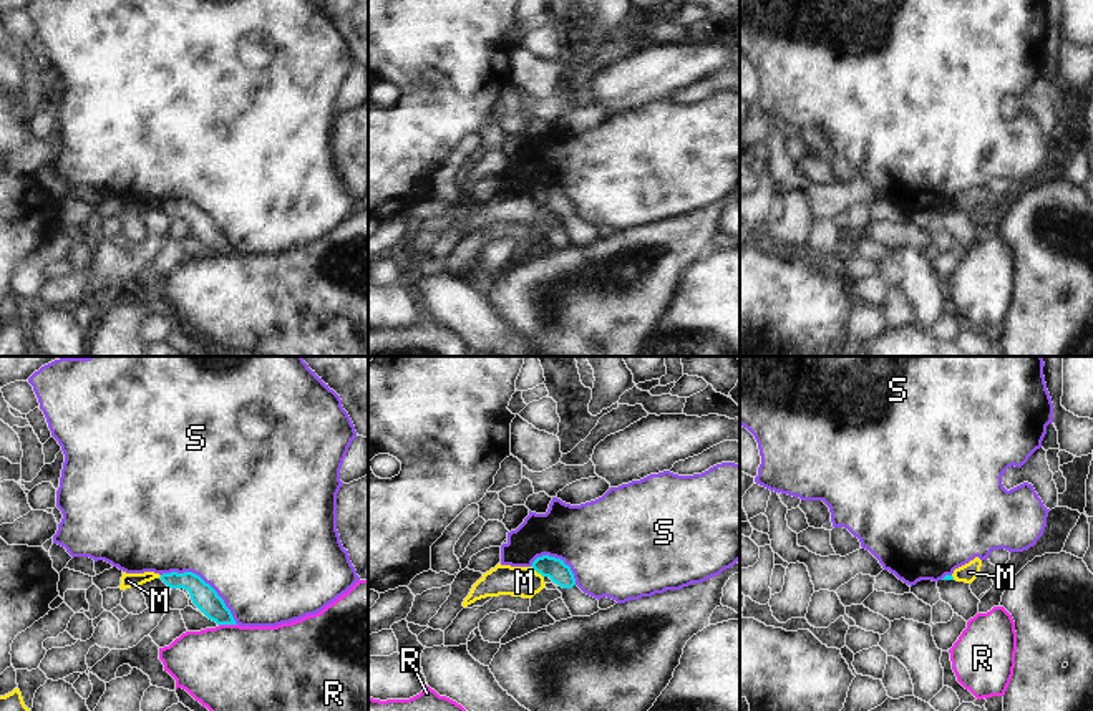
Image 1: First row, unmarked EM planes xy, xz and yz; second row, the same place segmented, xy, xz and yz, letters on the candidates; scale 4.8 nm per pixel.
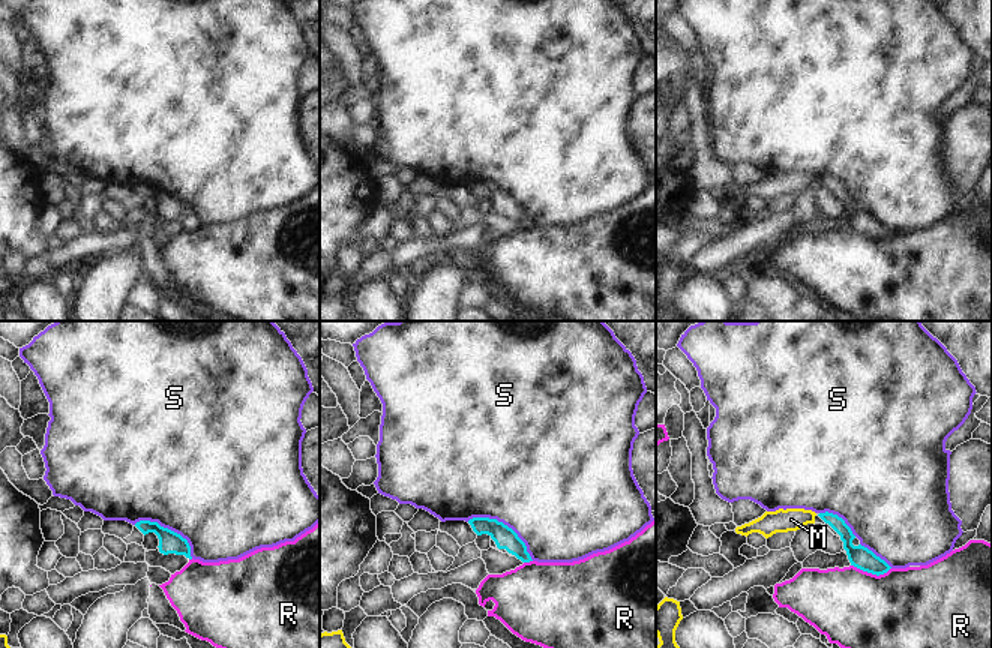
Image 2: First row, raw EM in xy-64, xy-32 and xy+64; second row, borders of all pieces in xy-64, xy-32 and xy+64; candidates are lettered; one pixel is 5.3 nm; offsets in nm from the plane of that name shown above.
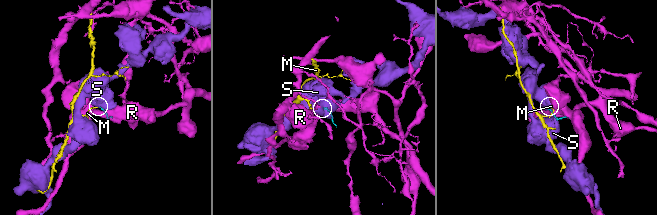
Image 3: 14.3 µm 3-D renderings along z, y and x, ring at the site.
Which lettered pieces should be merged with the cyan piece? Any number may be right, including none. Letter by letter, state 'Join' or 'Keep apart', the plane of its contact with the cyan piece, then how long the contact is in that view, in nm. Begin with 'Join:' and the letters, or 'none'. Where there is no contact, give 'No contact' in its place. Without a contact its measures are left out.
Join: none
M: Keep apart. Touches cyan in xz. Shared border 90 nm
R: Keep apart. Touches cyan in xy. Shared border 90 nm
S: Keep apart. Touches cyan in xy. Shared border 440 nm

